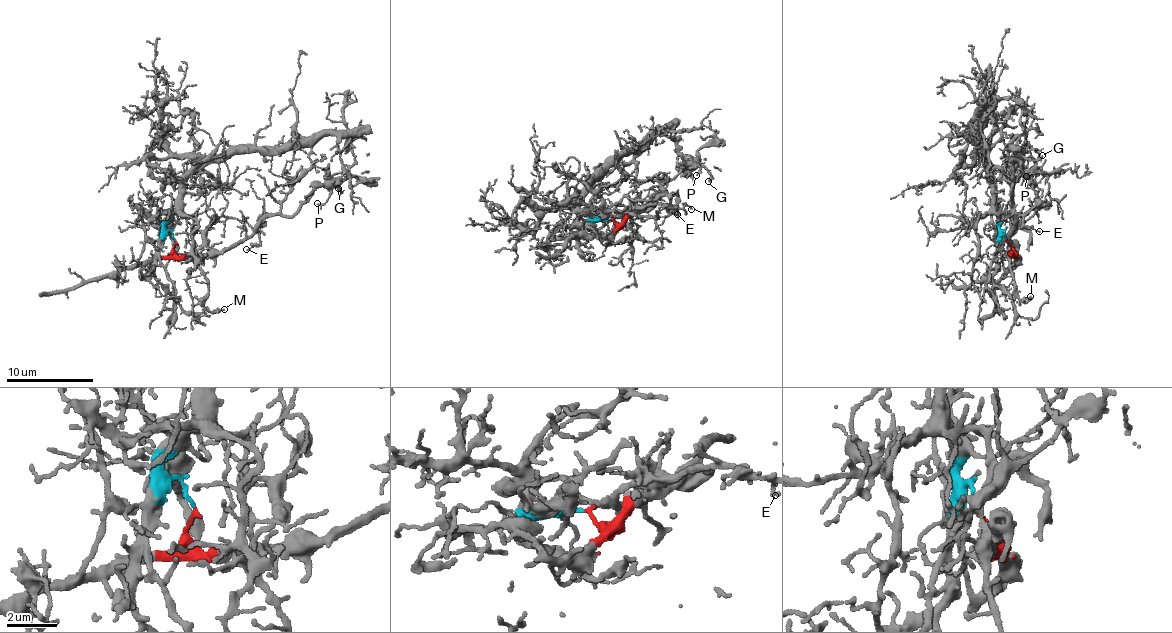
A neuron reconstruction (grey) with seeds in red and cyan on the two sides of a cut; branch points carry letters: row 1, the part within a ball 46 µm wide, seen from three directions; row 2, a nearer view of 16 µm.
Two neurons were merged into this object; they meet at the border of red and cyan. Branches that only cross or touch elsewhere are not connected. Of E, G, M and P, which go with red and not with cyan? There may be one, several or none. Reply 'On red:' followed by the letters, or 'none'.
On red: E, G, P

